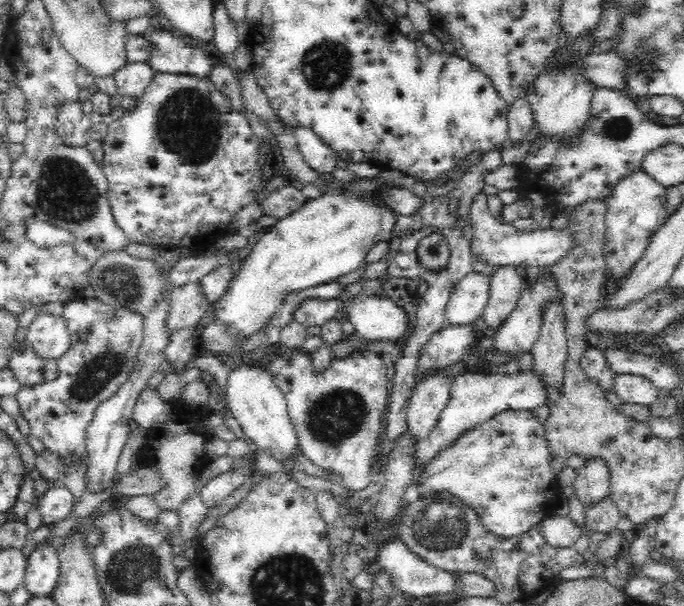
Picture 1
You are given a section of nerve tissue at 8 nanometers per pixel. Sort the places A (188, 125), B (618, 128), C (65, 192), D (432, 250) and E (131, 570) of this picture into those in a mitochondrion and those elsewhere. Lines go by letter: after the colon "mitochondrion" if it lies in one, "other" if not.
A: mitochondrion
B: mitochondrion
C: mitochondrion
D: mitochondrion
E: mitochondrion

